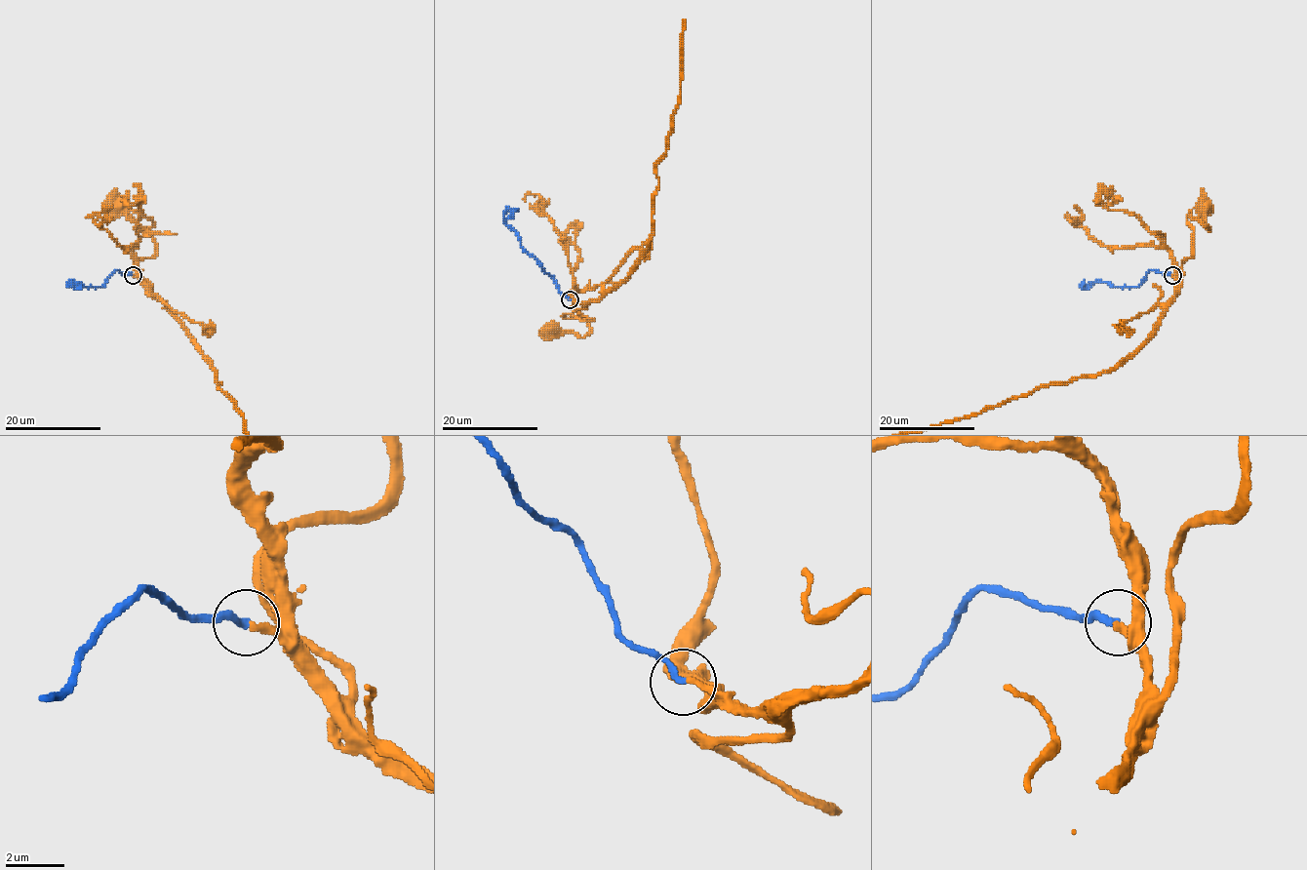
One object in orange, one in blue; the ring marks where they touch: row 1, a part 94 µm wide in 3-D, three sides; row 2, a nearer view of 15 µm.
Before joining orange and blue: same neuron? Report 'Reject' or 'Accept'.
Accept

